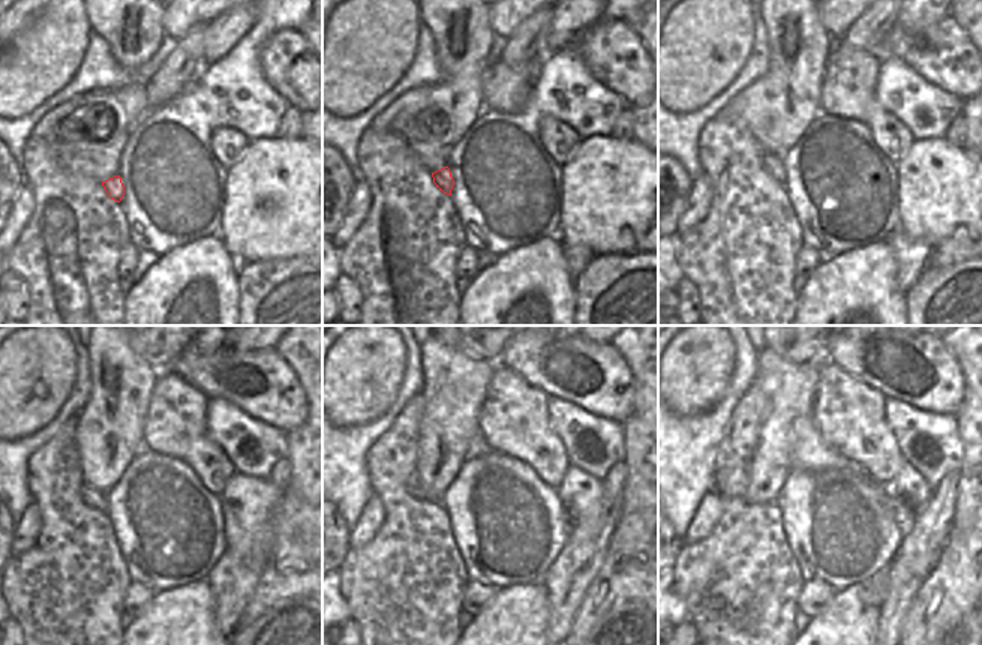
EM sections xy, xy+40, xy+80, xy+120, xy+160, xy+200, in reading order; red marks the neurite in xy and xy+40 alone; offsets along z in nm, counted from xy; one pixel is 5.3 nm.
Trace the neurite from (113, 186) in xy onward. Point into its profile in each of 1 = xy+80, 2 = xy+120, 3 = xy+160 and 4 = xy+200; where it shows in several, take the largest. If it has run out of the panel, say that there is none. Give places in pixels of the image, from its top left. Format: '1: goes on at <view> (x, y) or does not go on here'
1: goes on at xy+80 (771, 162)
2: goes on at xy+120 (93, 498)
3: goes on at xy+160 (413, 486)
4: goes on at xy+200 (732, 480)

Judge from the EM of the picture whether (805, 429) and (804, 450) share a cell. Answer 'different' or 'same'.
same

